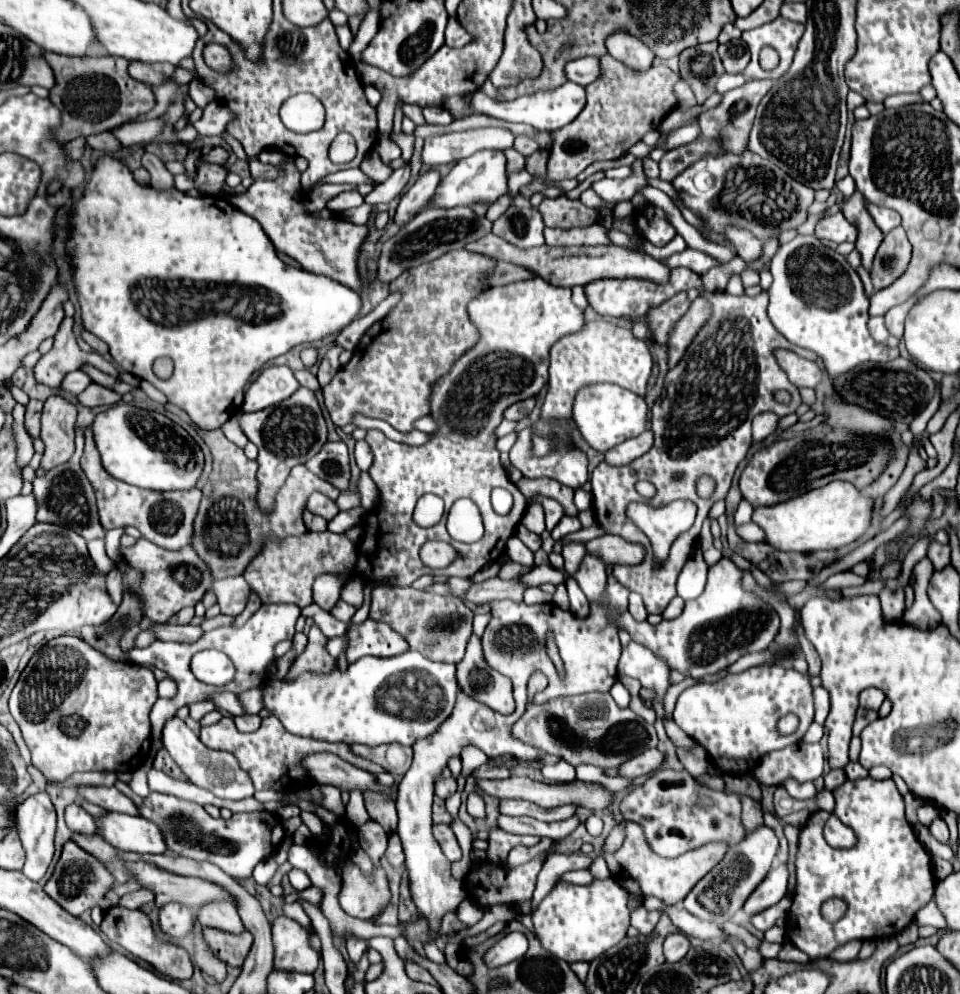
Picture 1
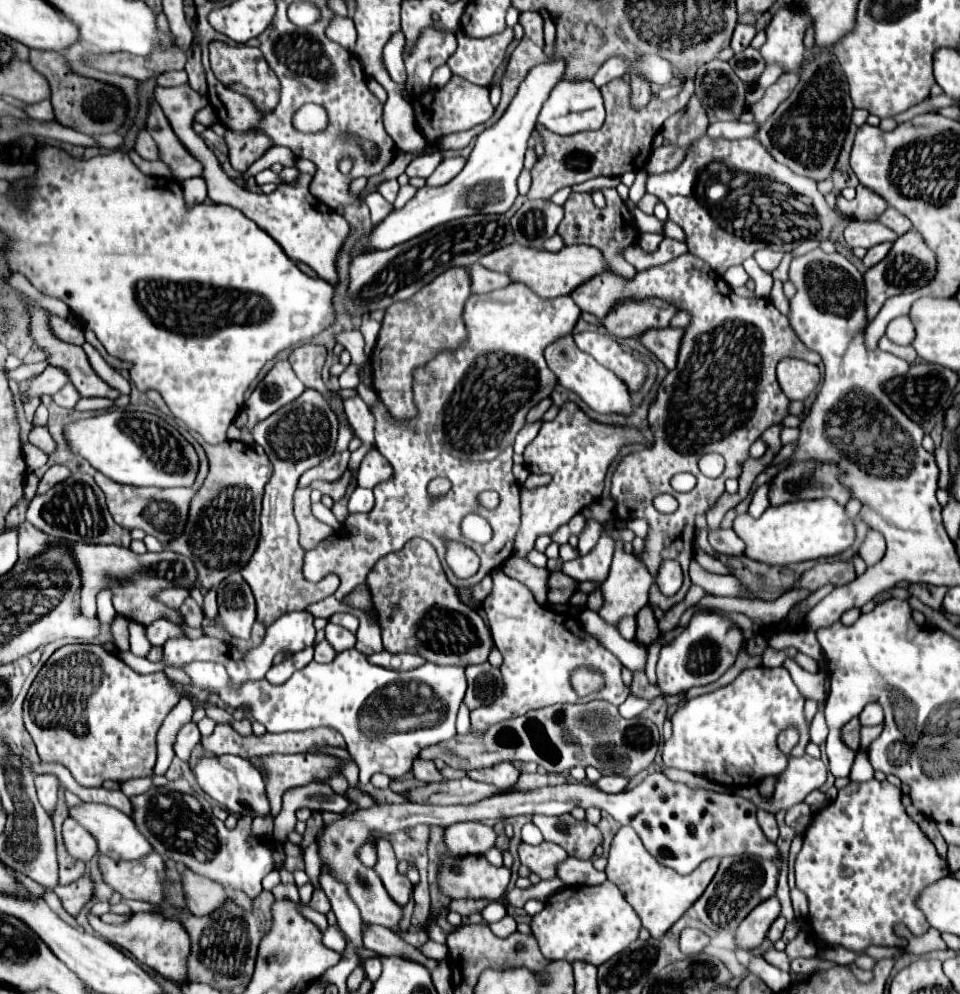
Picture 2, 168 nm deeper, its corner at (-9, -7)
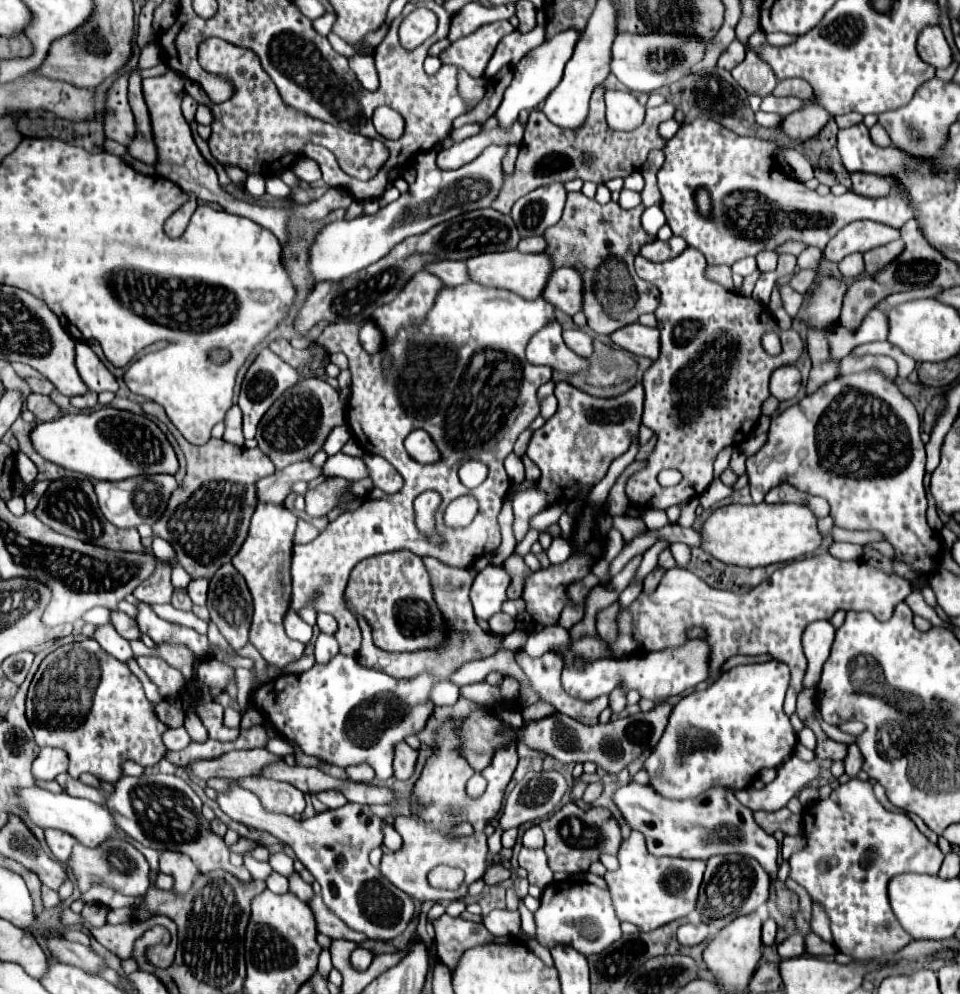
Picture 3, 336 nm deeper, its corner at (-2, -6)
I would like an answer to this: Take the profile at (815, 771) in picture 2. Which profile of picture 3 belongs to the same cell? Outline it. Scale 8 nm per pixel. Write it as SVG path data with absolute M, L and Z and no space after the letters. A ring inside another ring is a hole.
M790 754L778 766L778 776L774 782L766 784L762 790L736 790L734 796L750 810L776 812L784 808L792 796L810 786L818 774L820 766L816 760L804 762L796 754Z

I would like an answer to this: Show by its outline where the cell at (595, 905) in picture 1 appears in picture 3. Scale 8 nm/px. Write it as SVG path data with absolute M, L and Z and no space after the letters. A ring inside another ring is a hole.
M576 878L552 882L548 884L548 888L544 888L540 896L540 908L534 912L534 922L536 922L534 938L538 944L546 948L554 948L556 944L572 946L584 956L600 954L622 936L620 920L616 918L610 892Z

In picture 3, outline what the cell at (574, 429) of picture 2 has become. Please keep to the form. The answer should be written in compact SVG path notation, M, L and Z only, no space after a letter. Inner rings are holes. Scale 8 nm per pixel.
M560 382L554 388L554 396L558 398L556 414L532 434L526 450L526 456L540 468L542 476L532 488L512 494L512 532L516 542L522 542L530 530L530 520L536 514L550 508L552 504L570 504L584 488L598 484L606 476L612 460L630 448L632 438L640 428L644 404L642 384L634 386L618 398L600 400L572 388L566 382Z

